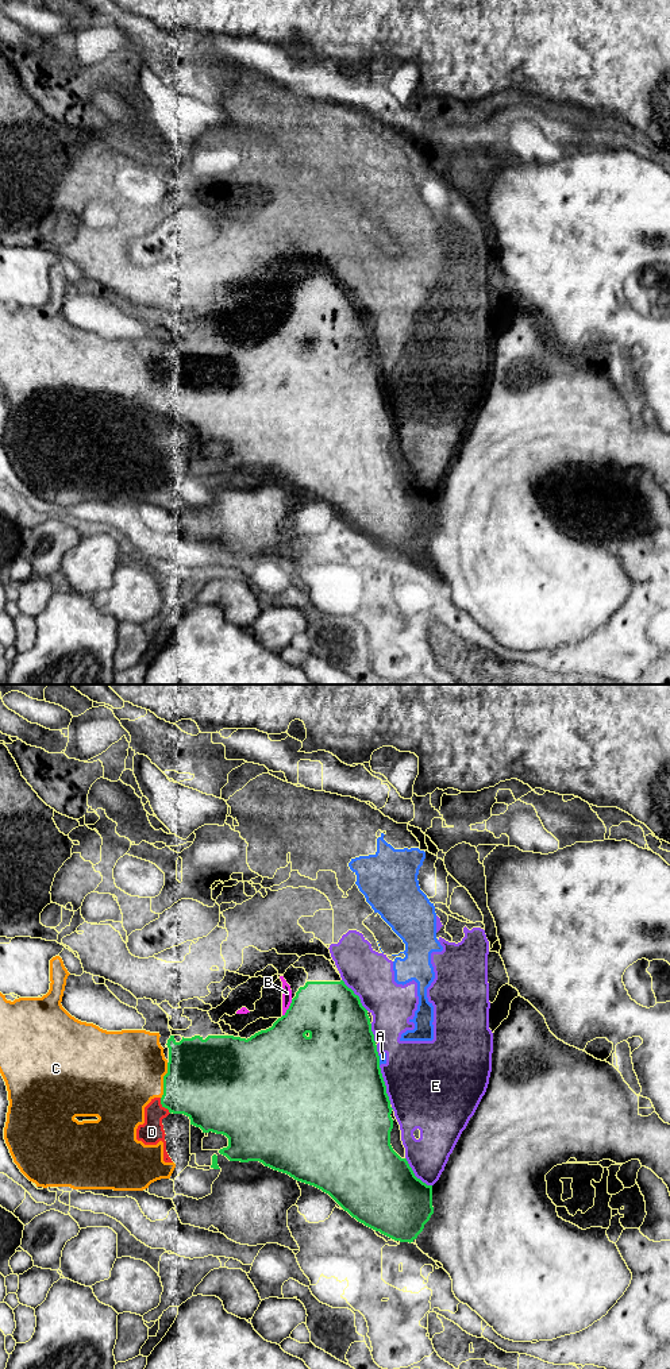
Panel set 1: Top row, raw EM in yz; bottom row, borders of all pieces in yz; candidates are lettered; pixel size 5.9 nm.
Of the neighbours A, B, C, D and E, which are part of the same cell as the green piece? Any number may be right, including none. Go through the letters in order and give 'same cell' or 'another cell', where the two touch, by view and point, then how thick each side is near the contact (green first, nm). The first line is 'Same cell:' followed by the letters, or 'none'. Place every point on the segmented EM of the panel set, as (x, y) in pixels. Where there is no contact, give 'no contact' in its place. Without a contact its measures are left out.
Same cell: C, D
A: another cell; contact yz (378, 1060); calibres 500 and 50 nm
B: another cell; contact yz (289, 1007); calibres 360 and 60 nm
C: same cell; contact yz (164, 1080); calibres 480 and 480 nm
D: same cell; contact yz (164, 1106); calibres 400 and 150 nm
E: another cell; contact yz (384, 1084); calibres 500 and 480 nm

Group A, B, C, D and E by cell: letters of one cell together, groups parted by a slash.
A E / B / C D

